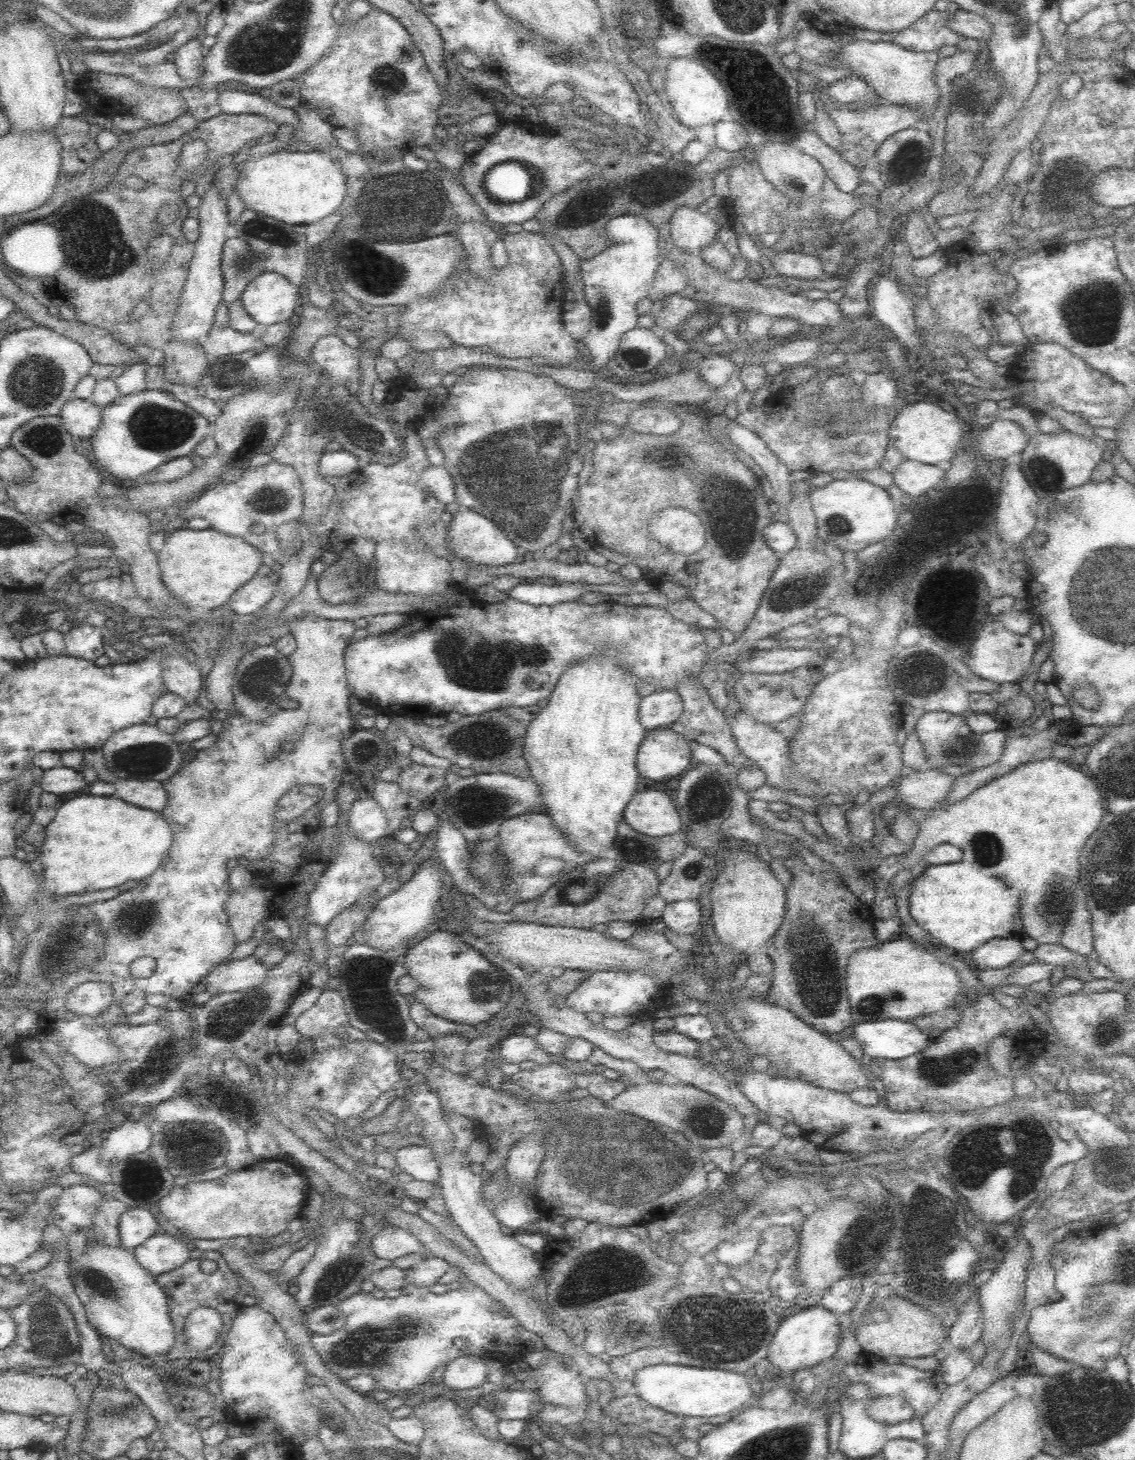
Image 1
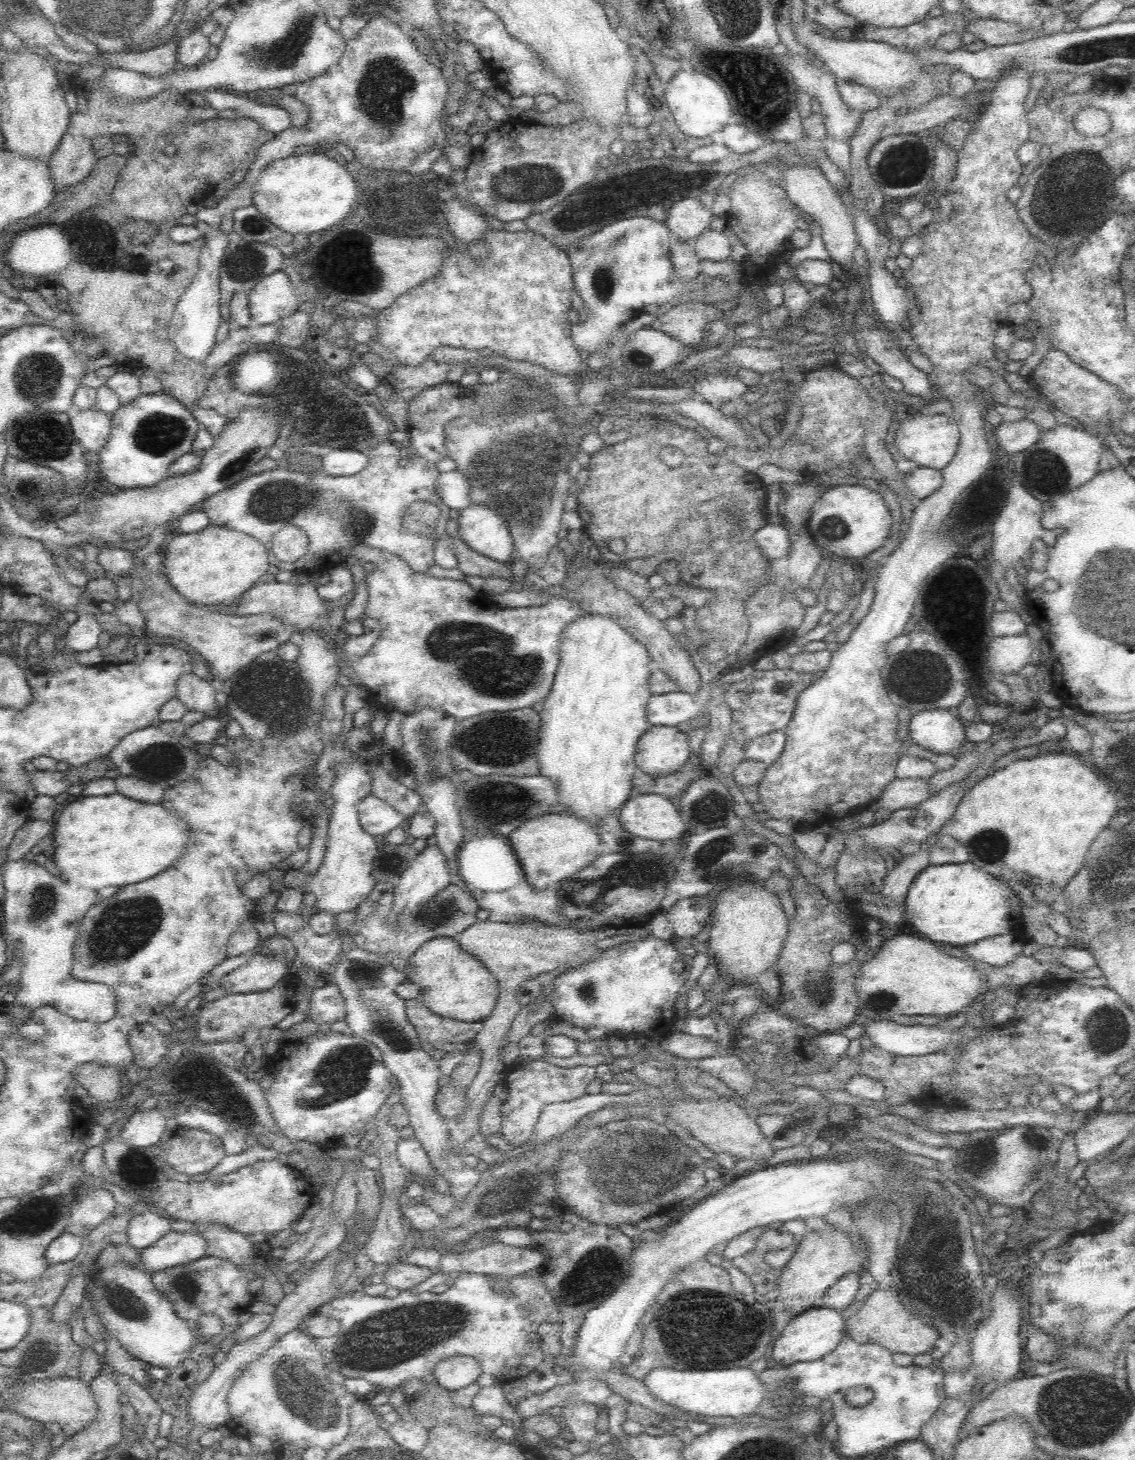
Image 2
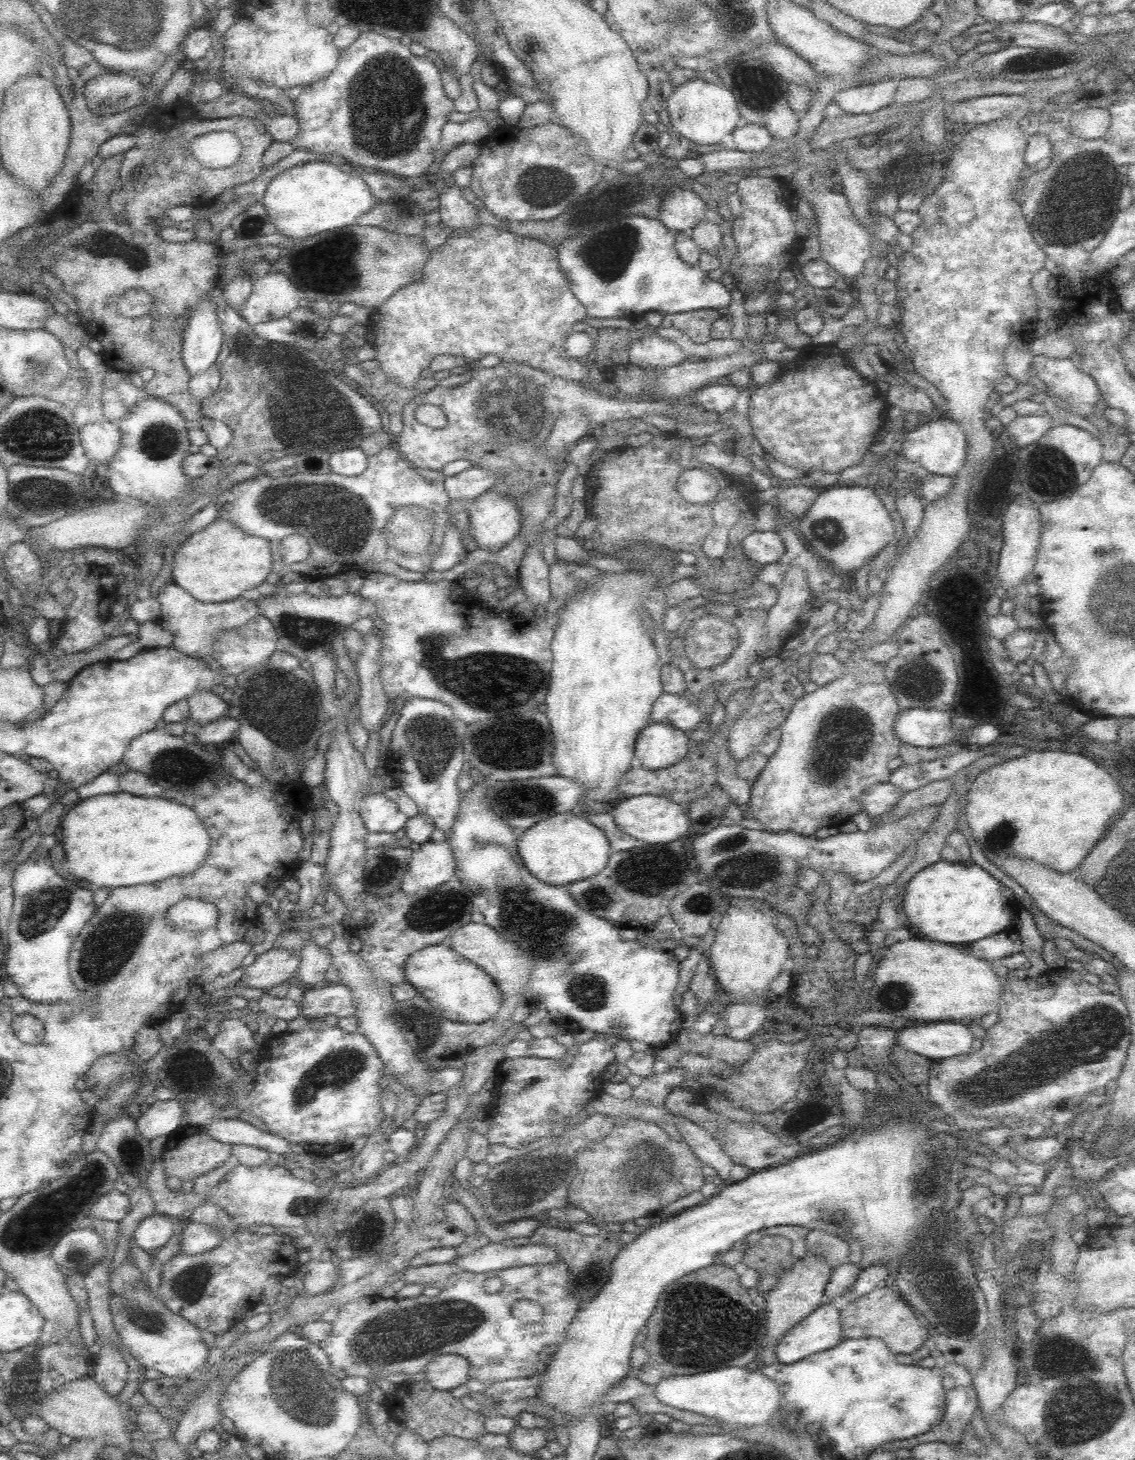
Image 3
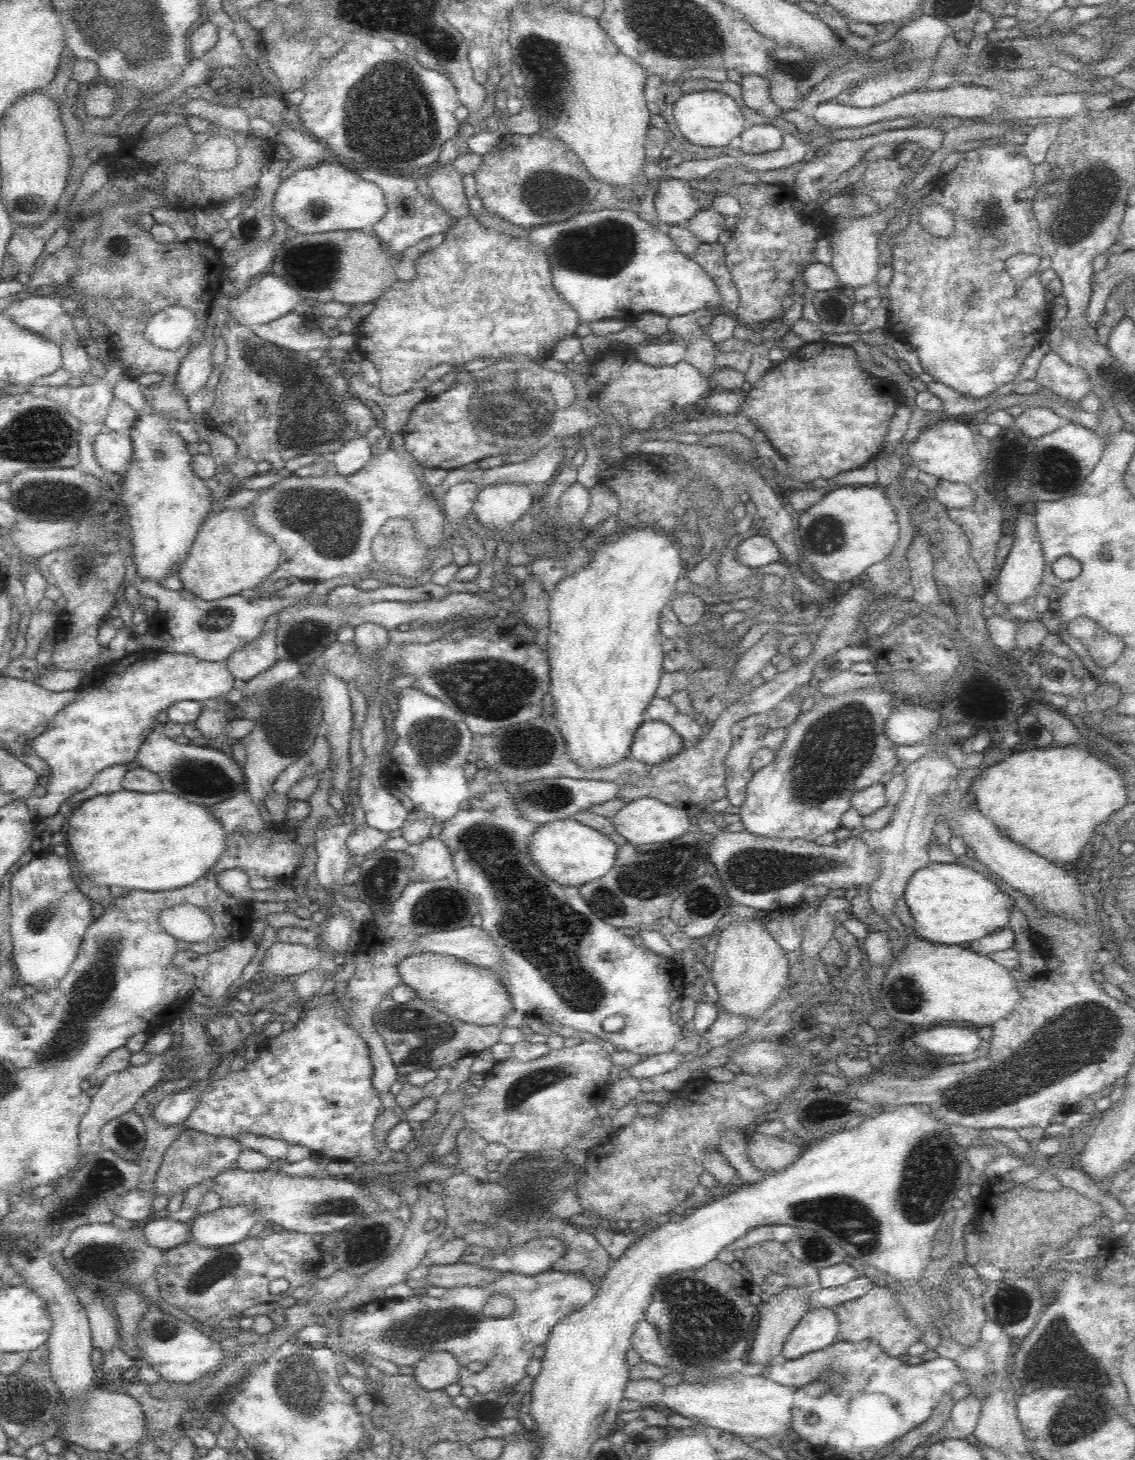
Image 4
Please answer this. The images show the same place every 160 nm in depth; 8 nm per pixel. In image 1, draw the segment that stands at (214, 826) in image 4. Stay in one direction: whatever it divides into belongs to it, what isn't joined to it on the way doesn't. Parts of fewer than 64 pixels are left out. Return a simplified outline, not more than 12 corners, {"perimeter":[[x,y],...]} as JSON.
{"perimeter":[[62,803],[35,851],[58,895],[141,881],[172,844],[161,813]]}

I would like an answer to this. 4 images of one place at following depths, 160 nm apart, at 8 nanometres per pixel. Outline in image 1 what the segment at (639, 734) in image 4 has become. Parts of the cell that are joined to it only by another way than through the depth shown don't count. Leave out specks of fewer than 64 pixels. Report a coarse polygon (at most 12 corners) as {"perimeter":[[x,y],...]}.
{"perimeter":[[668,726],[646,731],[640,778],[678,778],[695,759]]}

